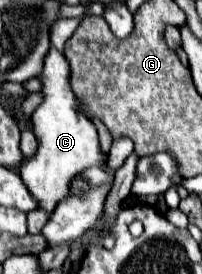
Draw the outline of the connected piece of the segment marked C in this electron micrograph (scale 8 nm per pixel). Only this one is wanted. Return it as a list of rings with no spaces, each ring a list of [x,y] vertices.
[[[51,47],[45,57],[41,81],[43,81],[41,91],[45,95],[45,101],[31,115],[33,131],[39,139],[39,149],[31,159],[23,163],[19,175],[27,185],[31,197],[37,201],[39,209],[51,215],[55,207],[63,199],[67,199],[69,181],[73,175],[89,167],[101,167],[103,171],[109,171],[109,153],[101,151],[95,123],[81,113],[77,113],[75,93],[69,87],[69,63],[55,47]]]

